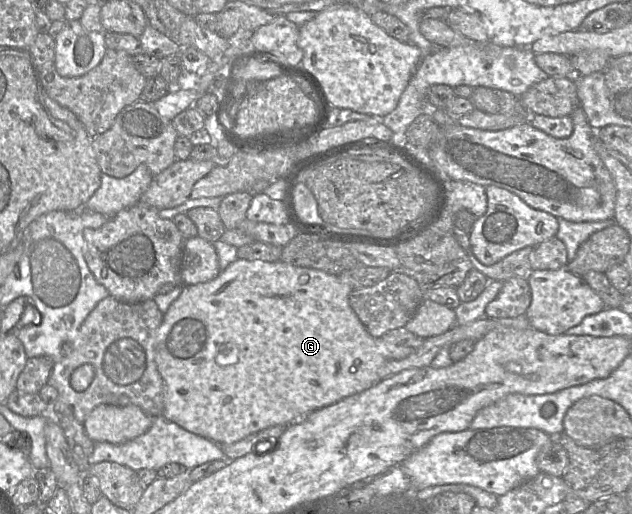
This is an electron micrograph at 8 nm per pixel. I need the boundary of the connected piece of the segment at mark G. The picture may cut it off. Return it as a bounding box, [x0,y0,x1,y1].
[155,258,387,444]

